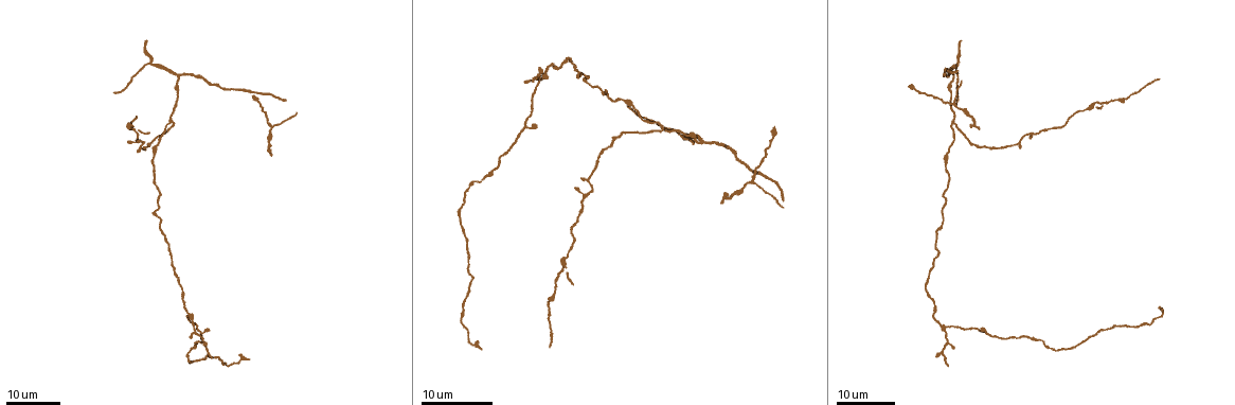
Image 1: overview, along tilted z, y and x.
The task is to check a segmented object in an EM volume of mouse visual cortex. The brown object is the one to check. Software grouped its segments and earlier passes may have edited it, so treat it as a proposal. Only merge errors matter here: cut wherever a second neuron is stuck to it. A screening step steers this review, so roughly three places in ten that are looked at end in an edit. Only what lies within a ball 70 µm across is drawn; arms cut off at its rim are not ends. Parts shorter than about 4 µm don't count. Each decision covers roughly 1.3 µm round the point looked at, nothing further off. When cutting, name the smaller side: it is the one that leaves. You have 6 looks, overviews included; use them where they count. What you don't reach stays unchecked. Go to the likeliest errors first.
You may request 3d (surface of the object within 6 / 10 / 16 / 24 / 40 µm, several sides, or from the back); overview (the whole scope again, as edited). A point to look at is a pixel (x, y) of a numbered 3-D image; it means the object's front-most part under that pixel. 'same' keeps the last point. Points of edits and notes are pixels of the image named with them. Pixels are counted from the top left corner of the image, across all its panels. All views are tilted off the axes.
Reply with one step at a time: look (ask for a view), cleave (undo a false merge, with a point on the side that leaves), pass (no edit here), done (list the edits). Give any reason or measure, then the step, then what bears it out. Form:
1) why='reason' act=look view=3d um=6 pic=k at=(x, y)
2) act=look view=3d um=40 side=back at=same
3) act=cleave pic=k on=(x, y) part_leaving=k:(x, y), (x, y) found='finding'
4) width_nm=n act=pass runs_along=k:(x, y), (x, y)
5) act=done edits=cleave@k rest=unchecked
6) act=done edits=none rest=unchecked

why='a fork' act=look view=3d um=16 pic=1 at=(173, 121)

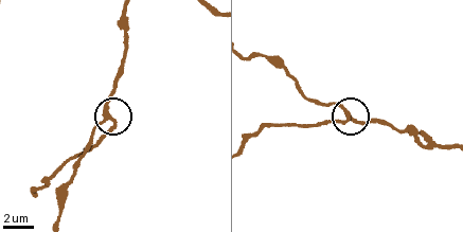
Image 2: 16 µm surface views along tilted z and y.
why='zoom in' act=look view=3d um=6 pic=2 at=(111, 118)

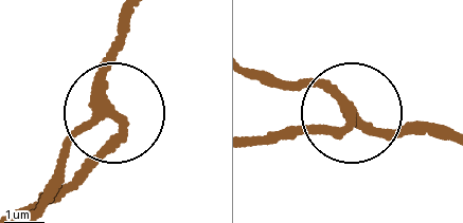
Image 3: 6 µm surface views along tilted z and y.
act=pass runs_along=3:(35, 212), (67, 151), (120, 118), (83, 181) found='continuous, no second neuron'

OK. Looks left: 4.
why='three arms meet' act=look view=3d um=24 pic=1 at=(750, 180)

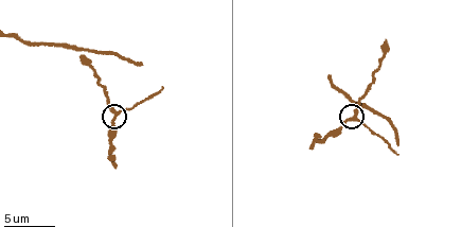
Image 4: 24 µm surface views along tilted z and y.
act=look view=3d um=6 pic=4 at=(116, 115)

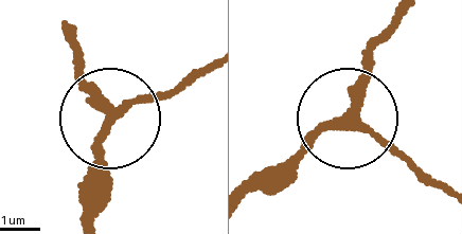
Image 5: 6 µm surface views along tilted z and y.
side_arm_um=7 act=pass found='one neuron here'

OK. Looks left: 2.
why='arms part here' act=look view=3d um=24 pic=1 at=(544, 78)

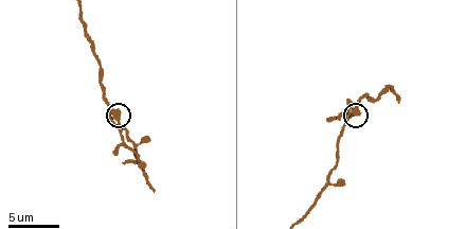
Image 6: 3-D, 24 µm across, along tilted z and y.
act=look view=3d um=6 pic=6 at=(115, 115)

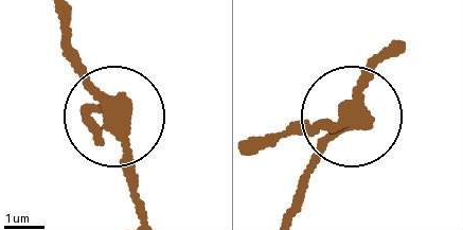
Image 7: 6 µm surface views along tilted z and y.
act=pass runs_along=7:(68, 21), (120, 125), (134, 209) found='all the same neuron'

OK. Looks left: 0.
act=done edits=none rest=unchecked

